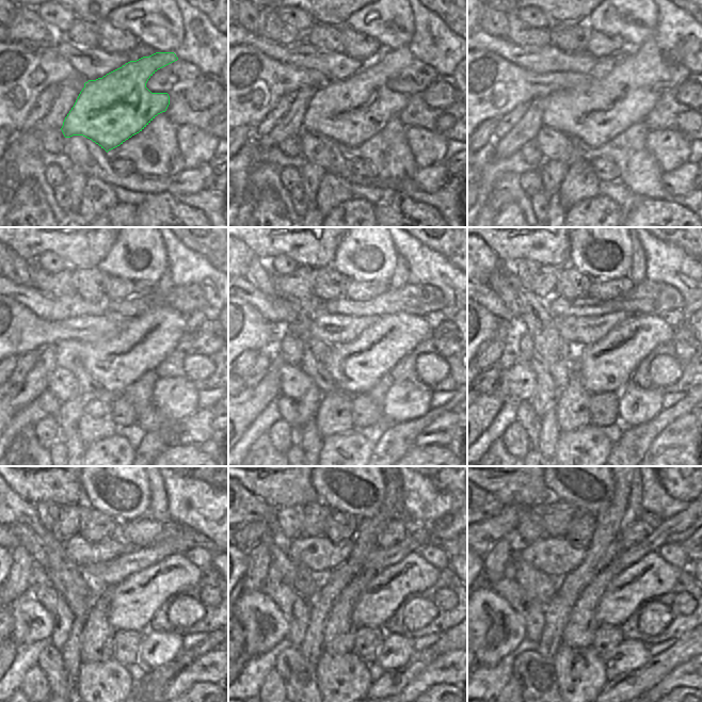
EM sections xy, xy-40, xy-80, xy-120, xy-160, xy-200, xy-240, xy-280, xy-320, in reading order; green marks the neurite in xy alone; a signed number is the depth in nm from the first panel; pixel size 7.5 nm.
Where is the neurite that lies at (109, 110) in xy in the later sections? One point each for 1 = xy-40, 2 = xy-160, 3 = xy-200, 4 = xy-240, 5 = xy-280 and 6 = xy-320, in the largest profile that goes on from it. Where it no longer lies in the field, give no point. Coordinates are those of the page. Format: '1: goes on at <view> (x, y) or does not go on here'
1: goes on at xy-40 (348, 110)
2: goes on at xy-160 (355, 367)
3: goes on at xy-200 (607, 365)
4: goes on at xy-240 (134, 601)
5: goes on at xy-280 (385, 592)
6: goes on at xy-320 (652, 576)

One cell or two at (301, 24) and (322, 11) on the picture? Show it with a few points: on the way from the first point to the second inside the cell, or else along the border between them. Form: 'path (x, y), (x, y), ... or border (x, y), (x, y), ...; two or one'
border (309, 11), (315, 17); two

